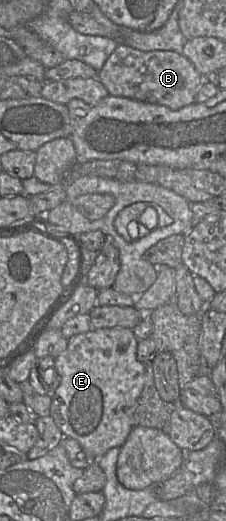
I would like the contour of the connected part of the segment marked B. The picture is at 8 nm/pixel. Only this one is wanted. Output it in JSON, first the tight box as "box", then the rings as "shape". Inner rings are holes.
{"box":[97,43,204,111],"shape":[[[124,43],[118,44],[97,78],[111,96],[162,105],[174,111],[195,103],[196,94],[204,82],[204,76],[182,54],[141,51]]]}

